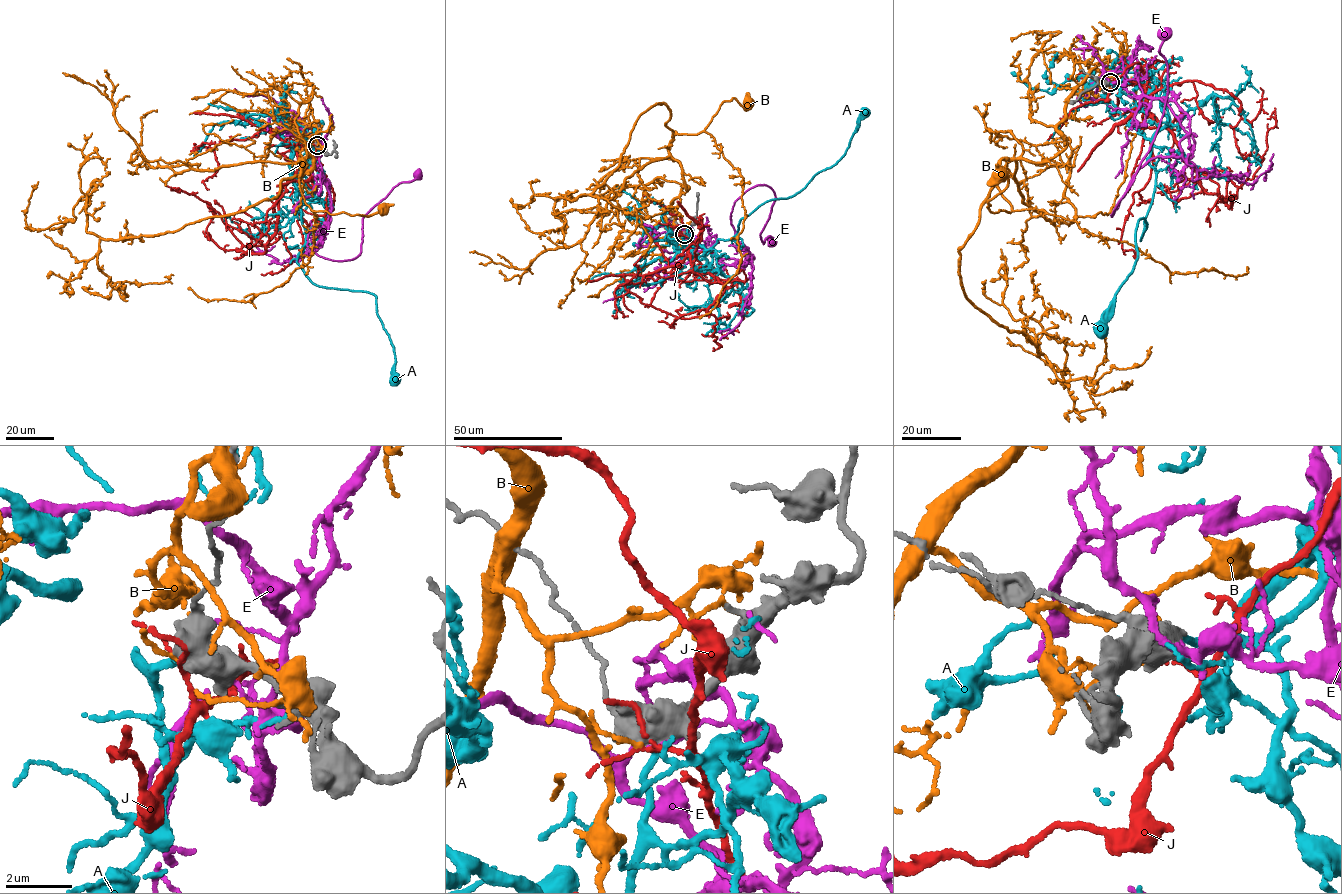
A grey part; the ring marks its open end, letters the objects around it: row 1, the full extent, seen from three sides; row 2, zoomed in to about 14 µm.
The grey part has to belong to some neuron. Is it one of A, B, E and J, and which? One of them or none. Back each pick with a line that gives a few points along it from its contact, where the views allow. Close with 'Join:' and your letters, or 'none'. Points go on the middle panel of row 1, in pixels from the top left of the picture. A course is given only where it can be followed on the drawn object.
A: via (684, 233), (701, 260), (717, 240), (737, 233), (742, 218), (768, 201), (791, 197), (837, 162), (864, 112)
Join: A

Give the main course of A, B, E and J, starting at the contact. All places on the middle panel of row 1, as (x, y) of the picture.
A: (684, 233), (701, 260), (717, 240), (737, 233), (742, 218), (768, 201), (791, 197), (837, 162), (864, 112)
B: (682, 234), (671, 204), (687, 186), (669, 143), (676, 132), (703, 131), (723, 102), (746, 110), (747, 102)
E: (685, 234), (695, 250), (743, 265), (749, 253), (731, 213), (764, 185), (775, 197), (760, 234), (772, 241)
J: (683, 233), (675, 267), (688, 254), (724, 292), (708, 314), (684, 318), (628, 292), (633, 311)

